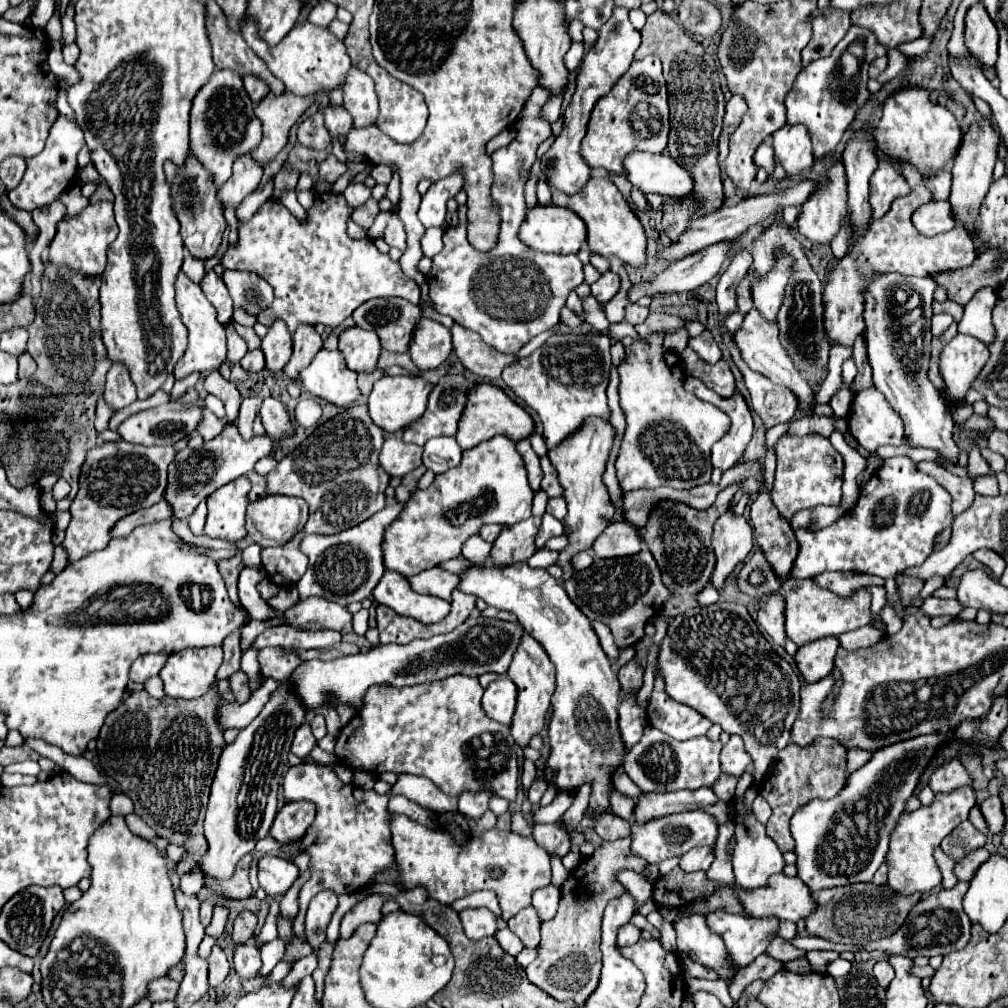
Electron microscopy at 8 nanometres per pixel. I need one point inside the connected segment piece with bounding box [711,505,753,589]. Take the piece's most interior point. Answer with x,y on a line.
733,537

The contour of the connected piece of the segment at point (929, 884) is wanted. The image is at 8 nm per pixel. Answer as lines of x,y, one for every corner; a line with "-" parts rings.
959,787
947,795
935,795
933,805
921,805
913,813
905,813
899,819
897,829
891,835
891,847
887,853
889,863
889,887
895,893
911,895
915,891
927,893
933,887
941,885
941,871
933,859
933,851
939,847
945,835
949,835
959,823
969,817
971,807
975,805
973,787

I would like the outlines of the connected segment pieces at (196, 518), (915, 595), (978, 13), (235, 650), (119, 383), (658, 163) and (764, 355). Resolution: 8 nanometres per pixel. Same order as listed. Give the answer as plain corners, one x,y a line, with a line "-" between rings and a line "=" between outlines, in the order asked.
203,500
200,502
194,513
189,518
188,525
194,535
199,536
203,534
207,514
208,509
206,500
=
897,573
895,581
897,581
897,595
903,607
920,607
923,604
924,601
919,593
924,582
913,575
905,575
905,573
=
975,3
965,15
965,45
985,67
993,67
997,59
997,27
983,9
983,3
=
239,631
231,633
225,641
223,641
223,651
225,651
225,659
223,659
223,665
217,673
217,679
225,679
225,677
231,677
235,671
239,671
239,661
241,661
241,649
239,649
=
113,361
109,373
107,373
107,387
105,387
105,399
111,407
127,407
131,405
137,395
135,395
135,385
131,385
131,377
127,377
127,369
119,365
119,361
=
631,153
625,159
625,171
631,185
665,199
685,199
693,191
691,173
677,165
669,153
=
751,309
745,317
743,317
743,325
731,333
731,337
735,339
735,347
739,349
743,361
757,373
761,373
763,377
767,377
769,381
775,381
779,385
789,387
797,397
799,397
799,407
809,407
809,403
813,401
813,391
809,387
809,383
801,377
801,373
793,367
791,357
787,355
787,351
783,349
783,345
779,343
779,331
775,323
769,323
767,319
763,319
761,313
757,313
755,309

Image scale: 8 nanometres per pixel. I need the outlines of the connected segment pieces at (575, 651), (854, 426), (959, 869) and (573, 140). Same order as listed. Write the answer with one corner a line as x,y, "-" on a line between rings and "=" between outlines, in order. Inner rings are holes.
471,563
465,573
461,575
457,589
463,593
471,593
481,597
487,605
493,605
497,609
505,609
517,615
519,623
525,627
525,631
539,641
539,645
547,651
551,663
557,669
557,689
551,699
553,715
549,723
549,759
547,759
547,771
545,779
555,779
559,791
575,793
581,783
591,781
593,793
587,809
587,817
595,817
601,811
609,811
609,793
611,793
611,773
621,767
625,757
625,747
619,735
617,725
617,707
621,703
621,687
617,681
617,673
611,667
611,661
607,661
607,655
603,653
599,639
589,623
589,619
577,609
577,605
567,597
563,585
553,579
545,569
531,569
527,563
515,563
509,567
495,567
485,563
-
559,769
557,777
553,777
553,771
=
875,387
863,389
853,397
847,423
849,433
869,451
875,451
881,445
899,447
907,443
901,417
=
985,847
971,851
963,861
957,863
955,875
957,875
961,881
971,881
971,877
973,877
975,871
979,869
979,865
983,865
983,861
987,861
989,857
991,857
991,853
989,853
=
615,7
611,19
599,29
599,41
583,57
583,65
579,67
579,73
577,73
575,93
571,97
569,107
563,113
563,131
555,137
555,143
541,159
541,169
553,189
561,189
567,195
573,195
579,189
583,189
583,185
589,181
591,169
587,167
587,163
583,161
583,157
579,153
581,139
587,133
589,115
591,115
595,103
599,101
599,97
607,95
607,91
615,85
615,81
629,69
629,65
633,61
633,53
637,51
639,43
641,43
639,31
631,25
629,11
625,7

